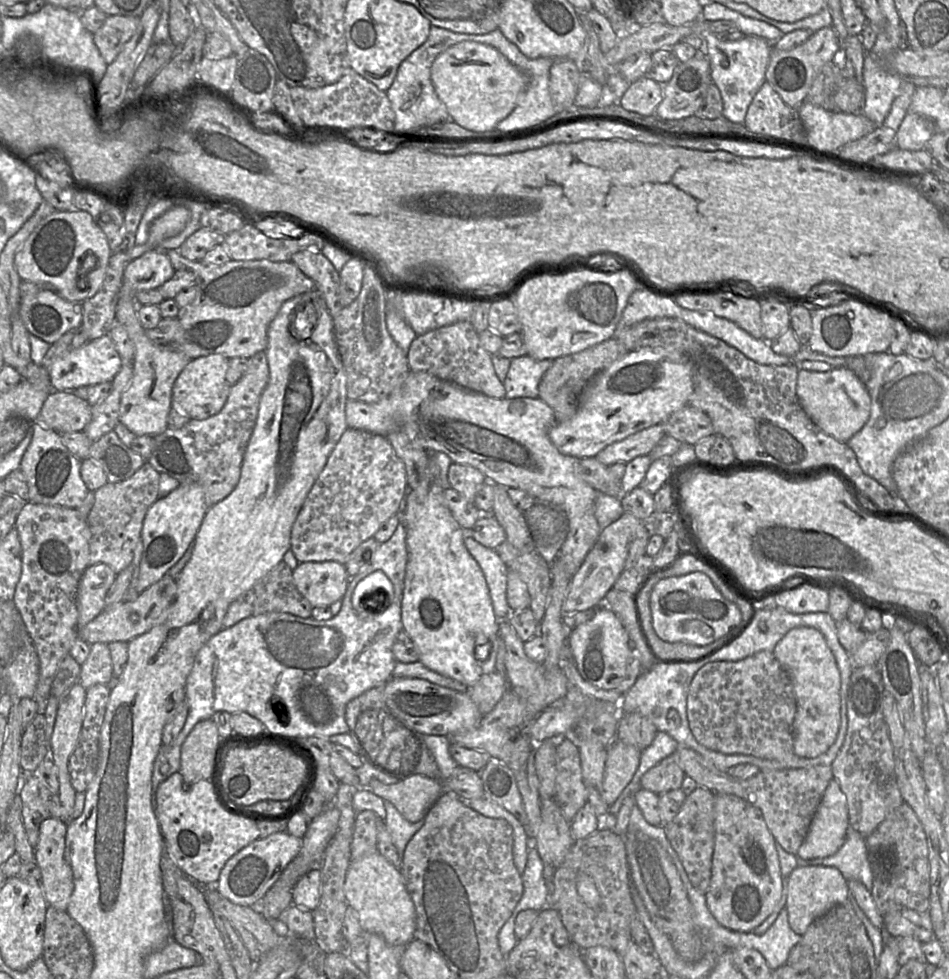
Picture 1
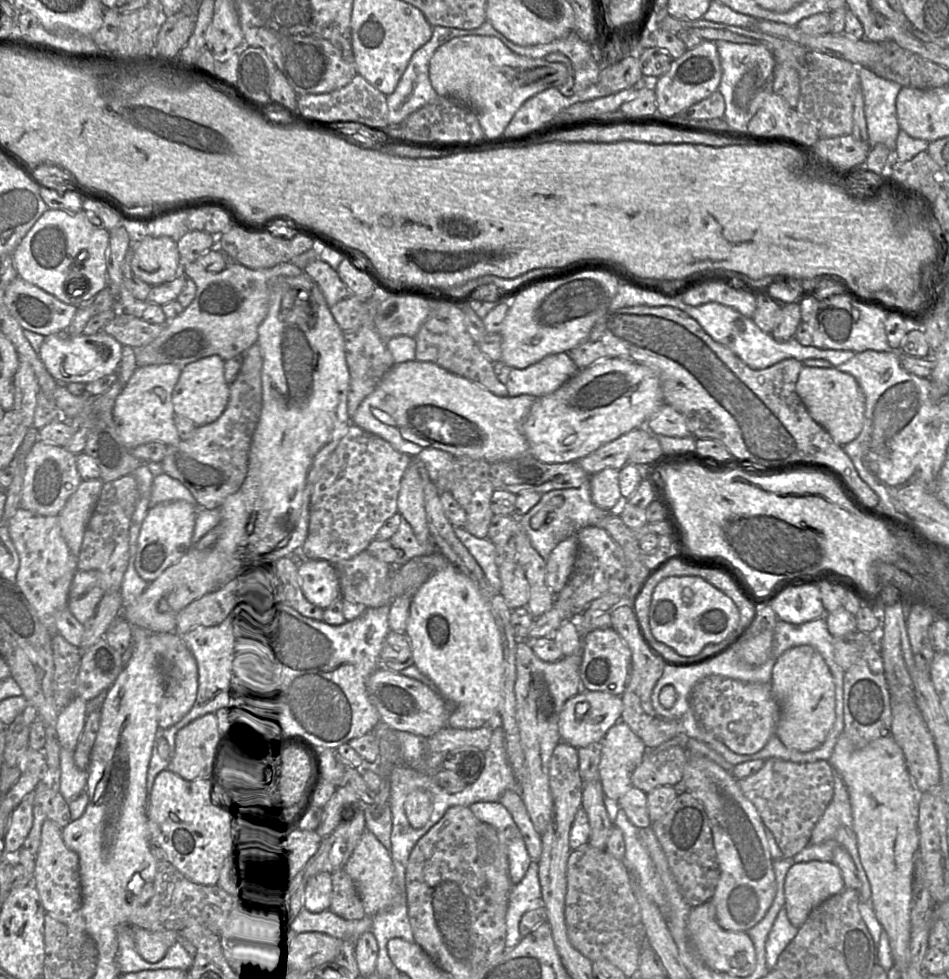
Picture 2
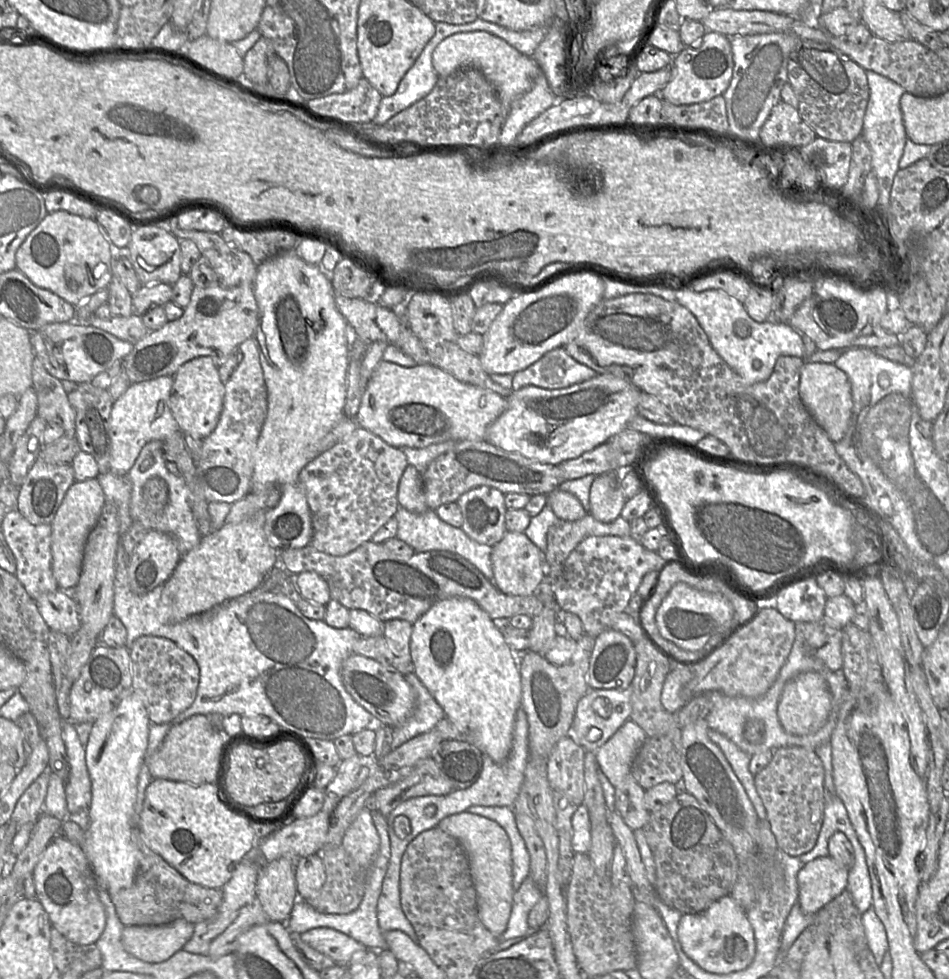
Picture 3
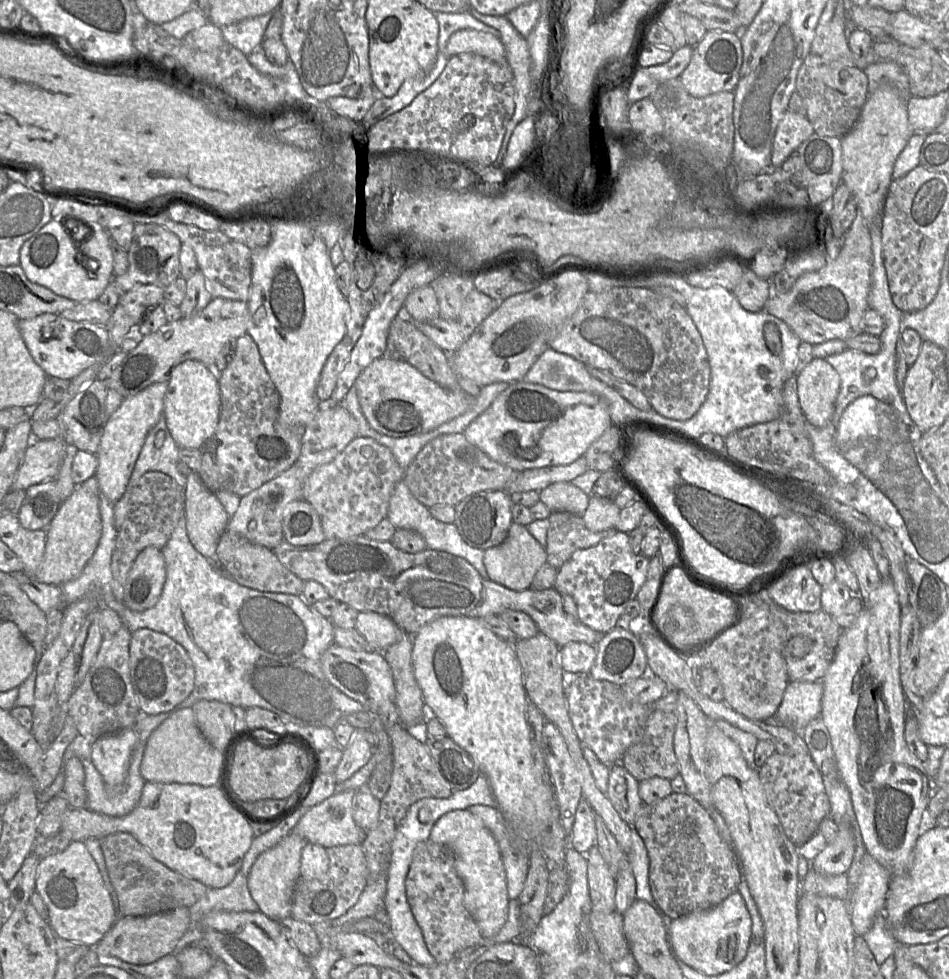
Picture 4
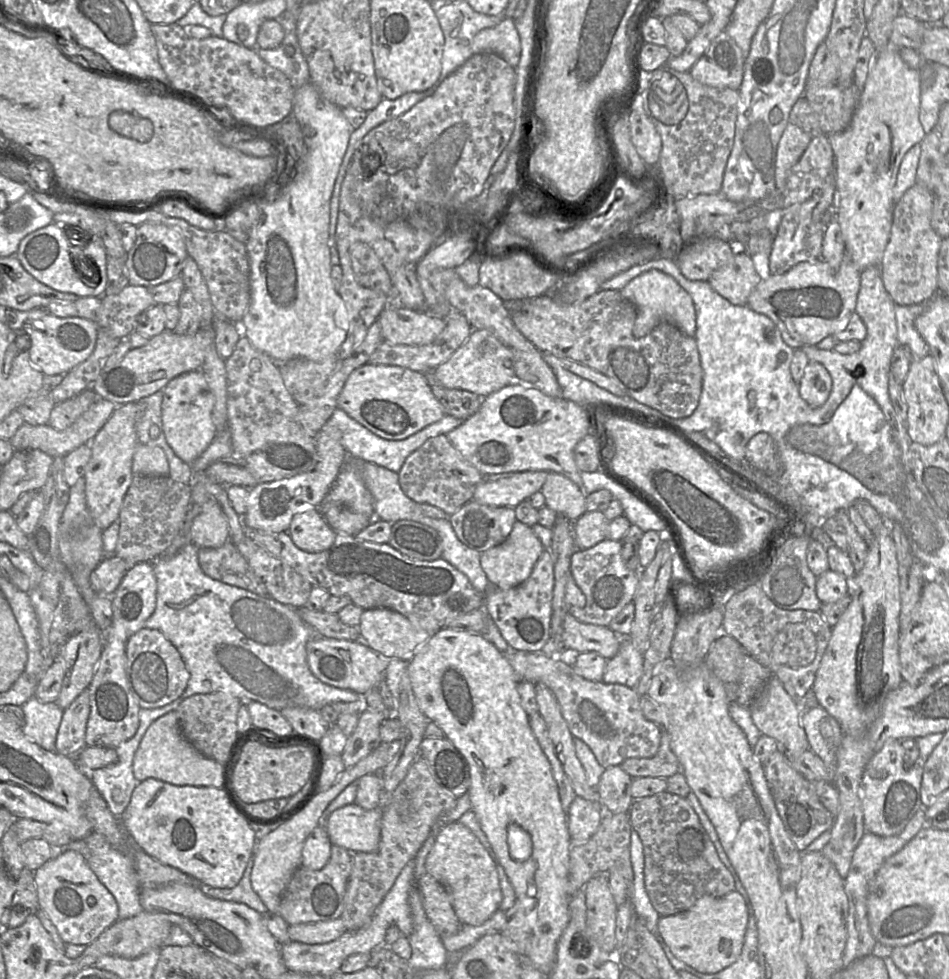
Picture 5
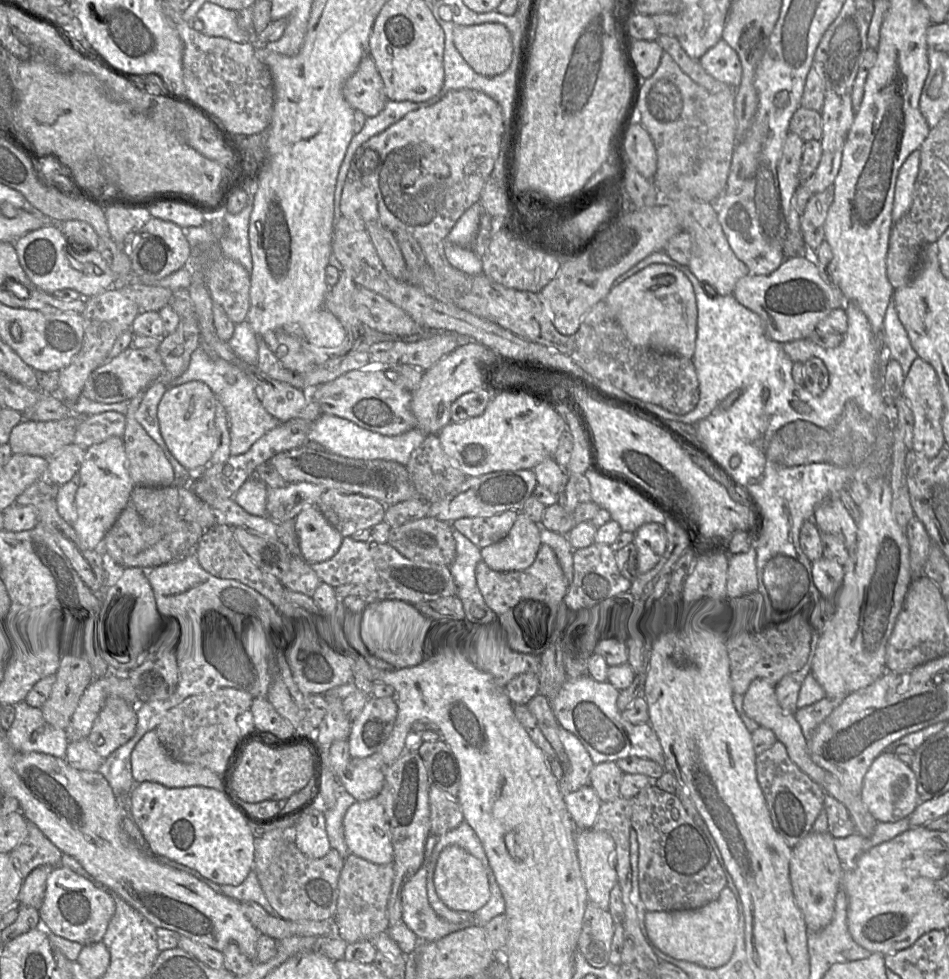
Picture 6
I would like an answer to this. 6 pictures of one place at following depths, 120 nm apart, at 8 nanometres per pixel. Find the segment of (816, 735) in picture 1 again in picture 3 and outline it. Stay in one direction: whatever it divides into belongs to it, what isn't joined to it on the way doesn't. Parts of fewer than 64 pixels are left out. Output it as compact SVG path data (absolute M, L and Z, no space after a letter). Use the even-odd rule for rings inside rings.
M807 671L787 681L778 702L778 718L783 729L792 735L807 735L818 731L828 719L832 696L822 675Z

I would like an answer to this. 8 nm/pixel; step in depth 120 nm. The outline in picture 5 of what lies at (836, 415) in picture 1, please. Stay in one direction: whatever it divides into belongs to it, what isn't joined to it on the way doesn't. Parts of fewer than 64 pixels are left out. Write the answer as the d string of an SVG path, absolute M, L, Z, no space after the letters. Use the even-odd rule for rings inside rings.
M809 361L798 386L802 399L811 408L818 408L827 401L831 393L832 378L820 362Z

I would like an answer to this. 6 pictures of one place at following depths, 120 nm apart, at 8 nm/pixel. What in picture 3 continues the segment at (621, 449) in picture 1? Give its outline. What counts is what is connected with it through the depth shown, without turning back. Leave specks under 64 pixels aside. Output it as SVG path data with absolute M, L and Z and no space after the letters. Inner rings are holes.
M608 442L558 465L562 481L578 479L586 475L612 472L612 451Z

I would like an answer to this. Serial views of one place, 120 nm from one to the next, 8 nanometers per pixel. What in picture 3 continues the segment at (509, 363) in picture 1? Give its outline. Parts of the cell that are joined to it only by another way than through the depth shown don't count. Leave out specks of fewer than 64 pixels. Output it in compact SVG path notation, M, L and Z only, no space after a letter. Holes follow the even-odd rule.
M555 348L522 371L490 376L500 386L517 391L528 385L544 389L566 388L596 375L593 369L577 362L564 348Z

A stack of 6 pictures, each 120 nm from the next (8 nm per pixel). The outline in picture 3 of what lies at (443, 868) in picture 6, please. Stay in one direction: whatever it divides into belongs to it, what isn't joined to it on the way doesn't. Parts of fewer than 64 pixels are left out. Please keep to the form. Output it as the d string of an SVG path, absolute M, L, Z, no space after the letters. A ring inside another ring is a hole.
M467 811L442 819L438 826L463 846L477 893L477 908L483 925L496 937L505 931L513 904L512 853L510 839L495 821Z

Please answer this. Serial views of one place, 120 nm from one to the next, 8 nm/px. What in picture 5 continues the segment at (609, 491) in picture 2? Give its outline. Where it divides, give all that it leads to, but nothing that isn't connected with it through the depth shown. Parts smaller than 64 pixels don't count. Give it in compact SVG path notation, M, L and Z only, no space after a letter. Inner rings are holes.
M585 512L575 521L575 544L578 549L588 549L608 538L609 521L603 512Z

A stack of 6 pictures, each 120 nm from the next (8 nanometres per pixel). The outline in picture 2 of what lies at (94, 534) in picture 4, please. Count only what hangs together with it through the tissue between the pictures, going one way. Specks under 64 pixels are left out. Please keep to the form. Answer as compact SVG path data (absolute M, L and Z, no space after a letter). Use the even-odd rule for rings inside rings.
M98 479L82 480L58 515L61 534L71 551L78 557L85 530L99 500L103 482Z

